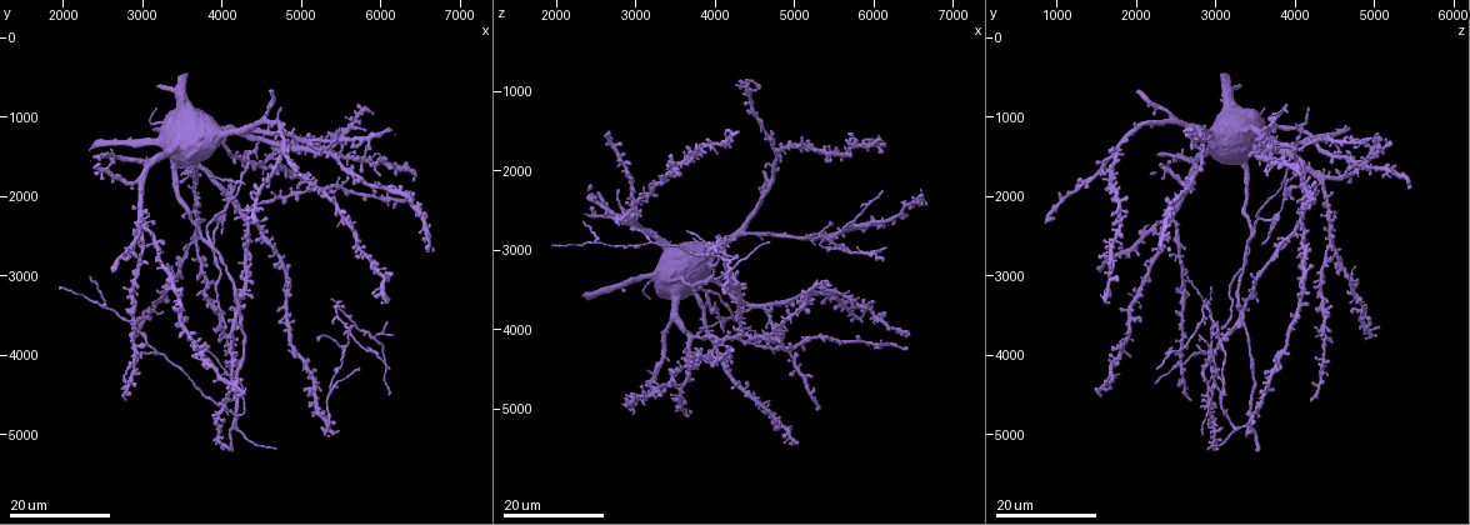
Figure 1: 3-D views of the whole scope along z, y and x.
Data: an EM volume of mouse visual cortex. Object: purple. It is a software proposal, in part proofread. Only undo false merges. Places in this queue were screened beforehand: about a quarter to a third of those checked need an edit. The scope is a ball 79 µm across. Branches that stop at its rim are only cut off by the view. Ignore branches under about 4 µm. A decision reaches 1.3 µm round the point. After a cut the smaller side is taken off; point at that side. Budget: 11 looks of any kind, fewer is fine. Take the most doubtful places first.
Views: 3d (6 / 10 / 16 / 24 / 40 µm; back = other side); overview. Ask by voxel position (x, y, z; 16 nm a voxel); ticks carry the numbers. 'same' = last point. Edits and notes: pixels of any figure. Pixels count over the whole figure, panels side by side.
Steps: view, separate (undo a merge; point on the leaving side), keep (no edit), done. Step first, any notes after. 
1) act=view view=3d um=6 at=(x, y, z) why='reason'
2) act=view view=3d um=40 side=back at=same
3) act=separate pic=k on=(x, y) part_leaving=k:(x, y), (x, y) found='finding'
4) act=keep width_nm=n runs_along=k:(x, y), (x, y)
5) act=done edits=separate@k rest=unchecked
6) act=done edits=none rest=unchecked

act=view view=3d um=24 at=(3200, 3950, 2850) why='branch point'

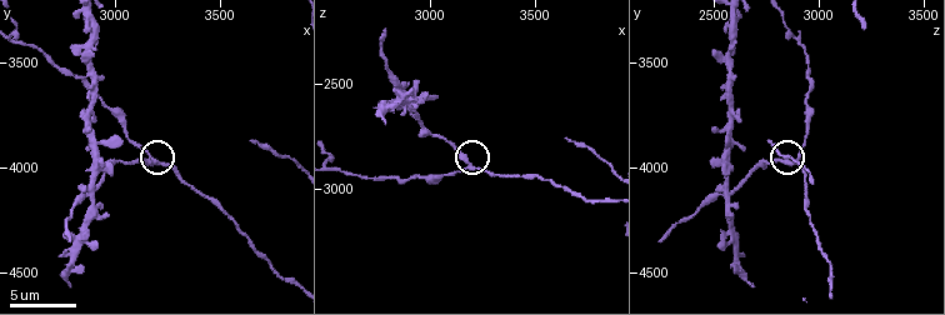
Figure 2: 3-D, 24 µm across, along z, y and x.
act=view view=3d um=10 at=(3190, 3970, 2910) why='closer look'

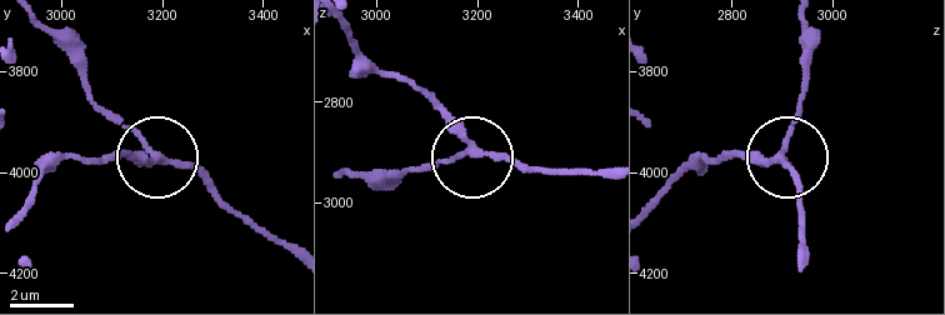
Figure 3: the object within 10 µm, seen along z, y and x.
act=keep runs_along=3:(340, 26), (466, 153), (403, 171) found='all the same cell'

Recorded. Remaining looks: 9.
act=view view=3d um=16 at=(2500, 3400, 2900) why='two arms in line, one across'

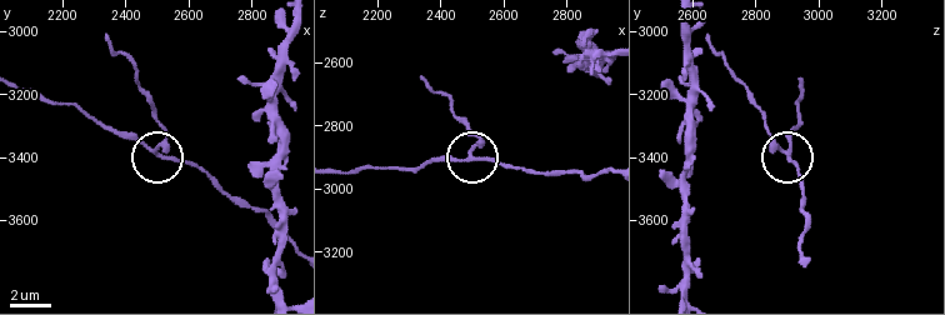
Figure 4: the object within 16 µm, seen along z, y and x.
act=view view=3d um=6 at=(2490, 3370, 2900)

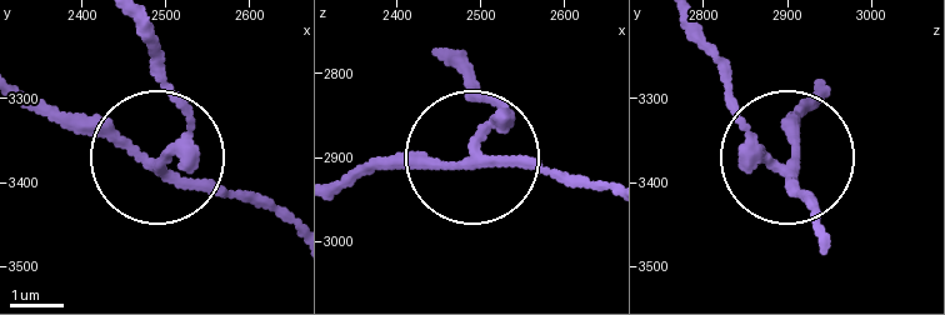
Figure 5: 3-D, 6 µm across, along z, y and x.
act=separate pic=5 on=(184, 114) part_leaving=5:(154, 166), (180, 116), (140, 23) found='a second cell is stuck on'

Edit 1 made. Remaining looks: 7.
act=view view=overview

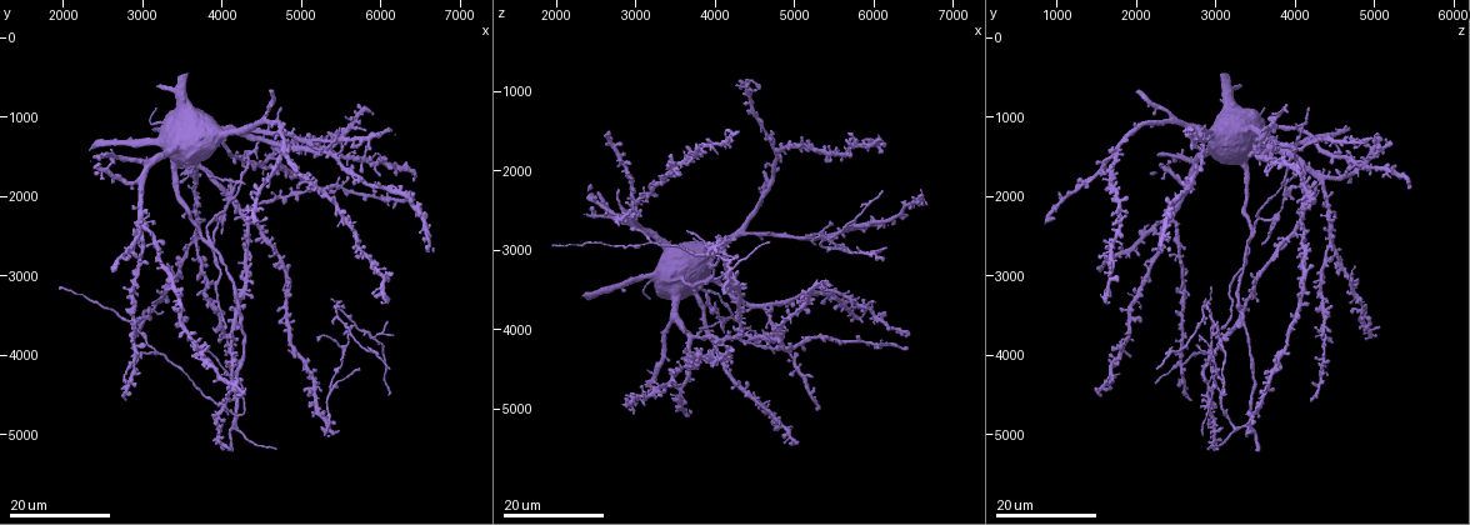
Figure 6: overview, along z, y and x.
act=view view=3d um=24 at=(2900, 4150, 2600) why='four or more arms meet'

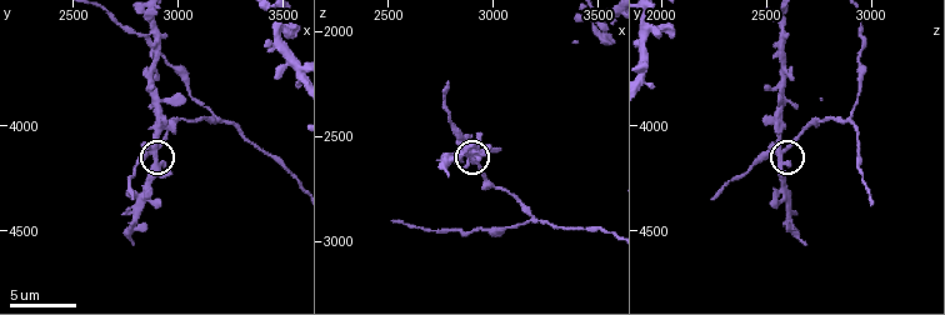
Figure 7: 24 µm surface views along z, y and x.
act=view view=3d um=10 at=(2890, 4110, 2600)

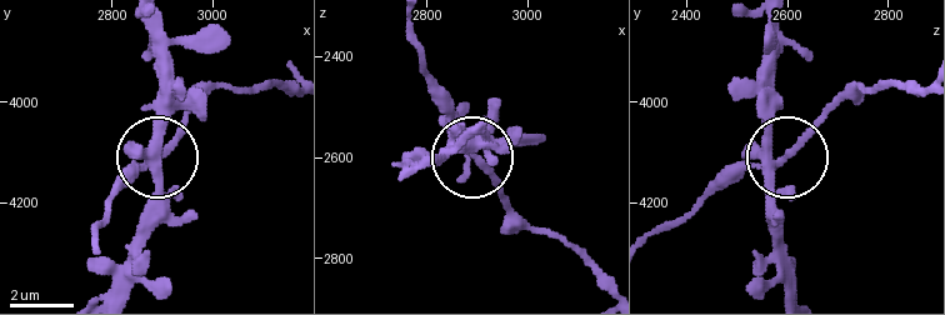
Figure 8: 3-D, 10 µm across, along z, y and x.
act=view view=3d um=10 side=back at=(2885, 4115, 2595)

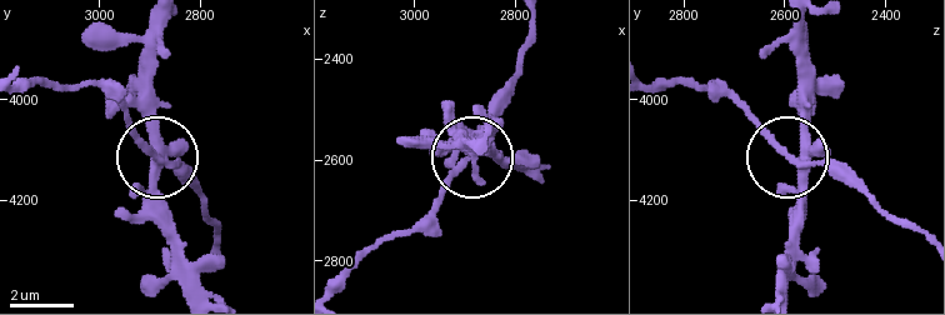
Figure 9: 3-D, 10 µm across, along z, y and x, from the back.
act=keep arms=4 runs_along=9:(800, 24), (800, 136), (789, 158), (800, 176), (800, 239) found='all the same cell'

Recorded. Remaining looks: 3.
act=view view=3d um=24 at=(4200, 4950, 3250) why='side arm on a straight run'

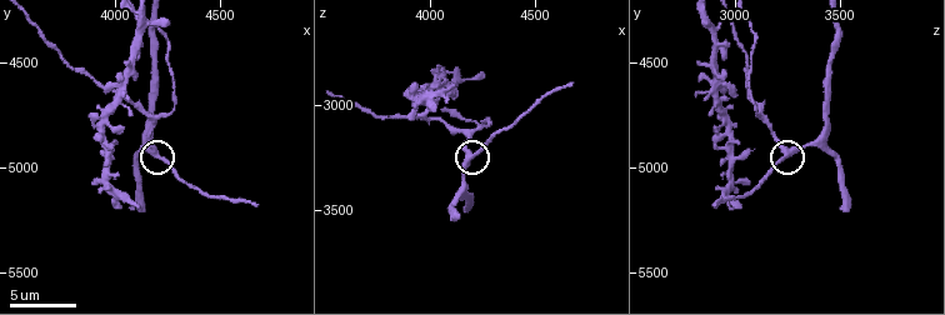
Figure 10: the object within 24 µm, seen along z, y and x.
act=view view=3d um=6 at=(4210, 4940, 3250)

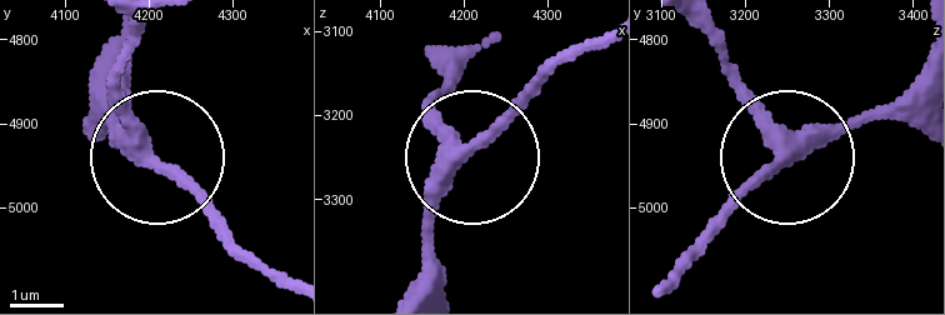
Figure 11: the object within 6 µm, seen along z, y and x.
act=keep width_nm=290 runs_along=11:(915, 75), (874, 110), (794, 141), (704, 231) found='continuous, no second cell'

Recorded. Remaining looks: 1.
act=done edits=separate@5 rest=unchecked

